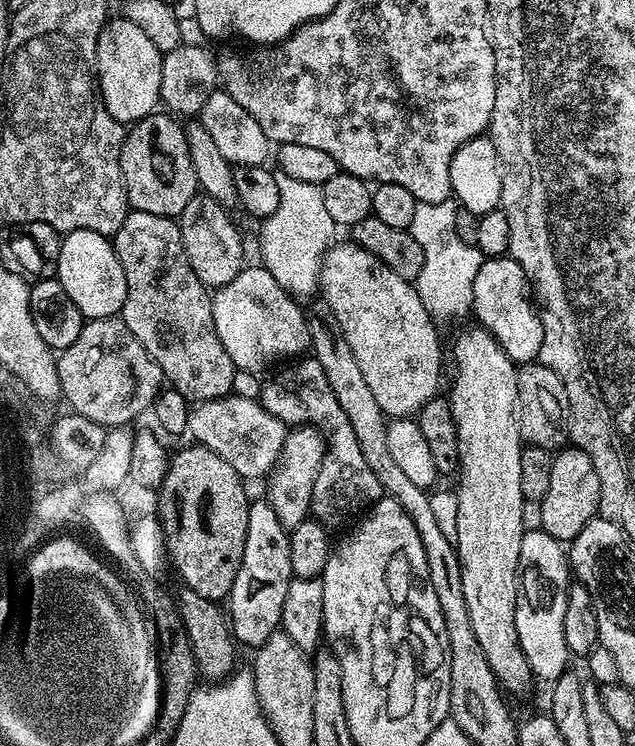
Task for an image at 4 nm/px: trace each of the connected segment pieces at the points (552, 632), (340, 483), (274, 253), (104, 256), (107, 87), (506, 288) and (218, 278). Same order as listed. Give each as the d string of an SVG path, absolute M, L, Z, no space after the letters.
M542 530L525 531L520 551L514 626L518 630L522 654L526 654L526 662L537 681L557 680L569 667L570 653L566 646L566 637L562 634L569 583L570 565L565 545Z
M300 358L284 367L288 366L277 376L261 383L259 404L287 426L311 426L322 433L326 451L318 478L314 478L311 515L325 528L335 530L351 516L359 517L371 508L381 499L382 489L358 446L358 438L354 435L354 426L350 426L350 418L346 418L346 410L338 406L338 398L334 398L334 390L330 390L330 382L326 382L326 370L322 370L315 358Z
M277 171L275 177L278 182L280 201L278 210L274 210L274 214L263 217L261 223L264 224L260 228L260 256L264 259L261 261L263 267L267 268L268 273L274 278L274 282L278 282L278 286L282 286L282 290L286 290L288 295L297 301L304 302L307 296L315 297L317 295L320 267L324 261L324 255L328 253L328 249L337 239L338 226L326 210L321 185L300 182L298 178L290 178L290 174L281 171Z
M78 230L67 233L60 241L60 257L55 279L70 294L74 306L84 315L85 321L101 320L123 313L126 302L126 274L122 274L122 262L118 262L113 241L94 230Z
M123 16L106 20L96 47L97 81L103 104L112 118L125 126L153 114L159 105L163 53L142 28Z
M511 254L503 256L490 256L480 263L478 275L474 277L474 290L472 291L471 311L476 312L479 327L484 328L502 346L502 350L512 363L517 366L533 363L539 357L542 350L542 338L544 337L544 321L533 297L530 295L530 281L528 273L523 266L516 261Z
M197 194L178 218L183 248L191 269L204 285L214 290L230 283L246 262L242 238L230 216L231 213L220 203L214 202L209 196Z

